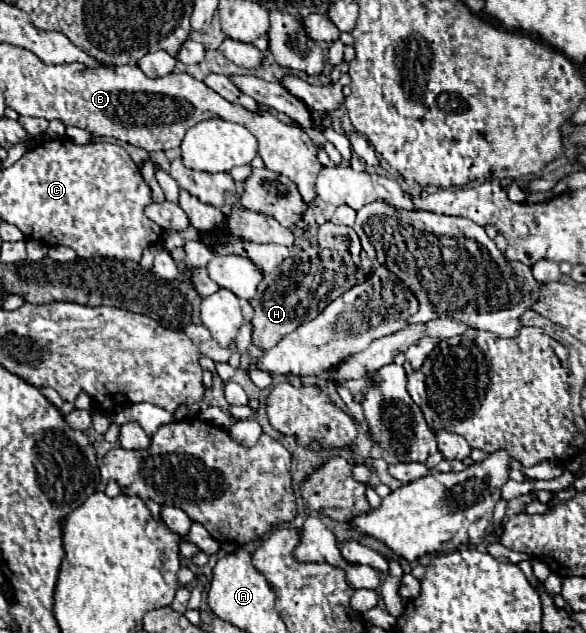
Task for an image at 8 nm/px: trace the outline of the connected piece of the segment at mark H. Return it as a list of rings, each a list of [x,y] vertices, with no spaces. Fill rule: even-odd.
[[[308,247],[282,261],[270,275],[258,285],[256,297],[250,301],[254,307],[252,319],[252,343],[260,351],[272,349],[284,335],[292,333],[300,325],[318,317],[318,313],[340,297],[350,287],[362,283],[368,277],[370,265],[360,257],[354,259],[348,251],[330,251],[320,247]]]

